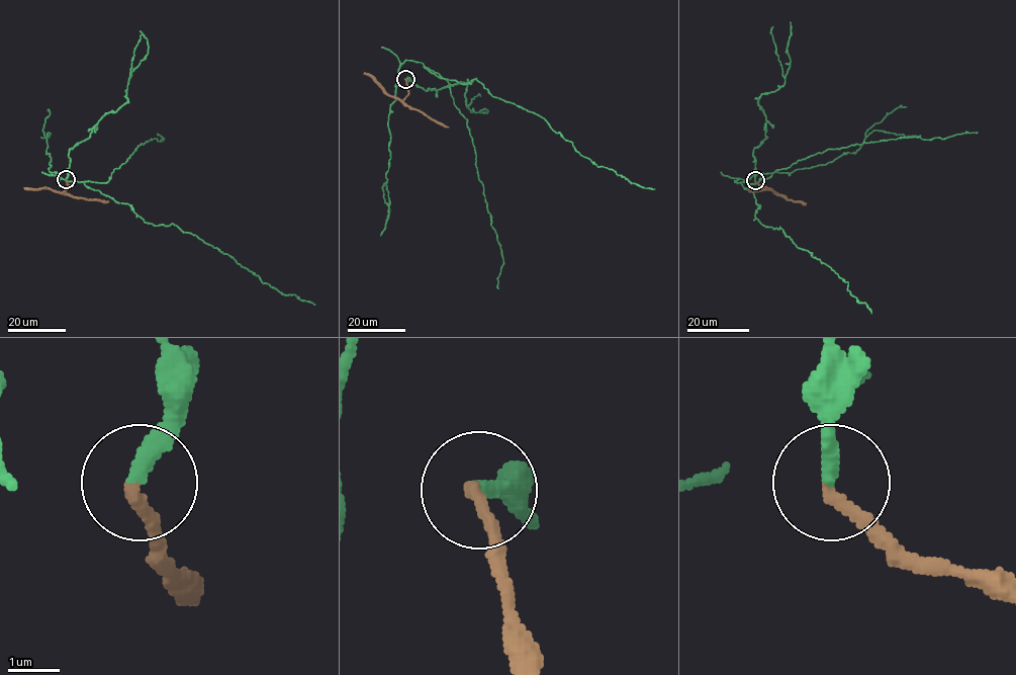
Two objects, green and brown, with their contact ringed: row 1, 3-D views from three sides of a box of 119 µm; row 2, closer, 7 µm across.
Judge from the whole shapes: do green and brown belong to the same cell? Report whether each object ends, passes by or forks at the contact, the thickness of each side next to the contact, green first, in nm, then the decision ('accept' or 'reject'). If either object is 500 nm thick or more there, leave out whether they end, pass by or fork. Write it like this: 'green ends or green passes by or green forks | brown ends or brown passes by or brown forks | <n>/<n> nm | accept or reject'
green ends | brown ends | 360/240 nm | accept

